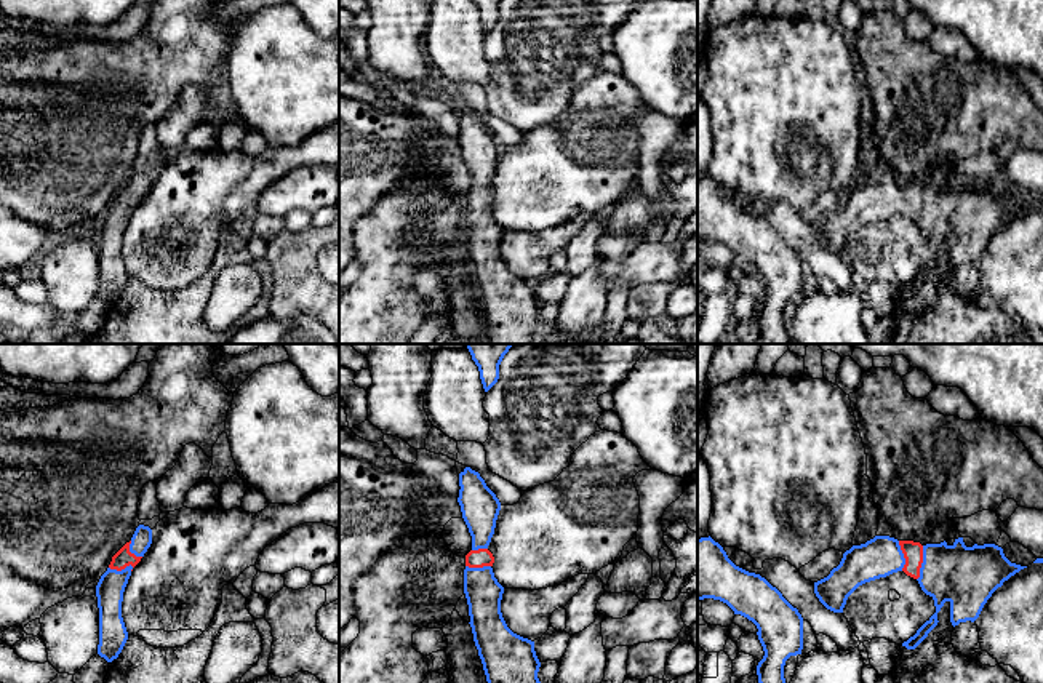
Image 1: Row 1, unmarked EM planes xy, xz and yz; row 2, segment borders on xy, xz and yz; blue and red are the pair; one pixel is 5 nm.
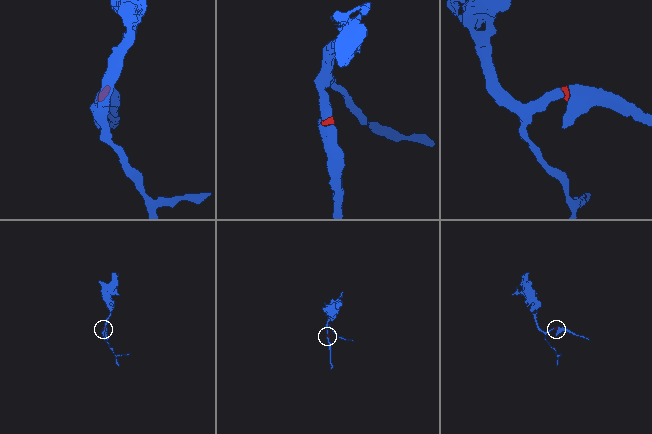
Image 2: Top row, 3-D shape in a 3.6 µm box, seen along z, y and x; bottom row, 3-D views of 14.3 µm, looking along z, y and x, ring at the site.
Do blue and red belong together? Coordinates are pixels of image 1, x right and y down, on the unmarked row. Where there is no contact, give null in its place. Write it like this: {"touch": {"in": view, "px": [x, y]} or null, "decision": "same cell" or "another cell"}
{"touch": {"in": "yz", "px": [922, 205]}, "decision": "same cell"}

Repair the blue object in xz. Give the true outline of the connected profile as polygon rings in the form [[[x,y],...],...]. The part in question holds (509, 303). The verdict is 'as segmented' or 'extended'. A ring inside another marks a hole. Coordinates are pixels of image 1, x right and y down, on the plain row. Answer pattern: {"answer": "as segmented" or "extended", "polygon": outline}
{"answer": "extended", "polygon": [[[470,109],[459,115],[459,128],[458,144],[472,178],[472,192],[466,197],[464,235],[469,246],[469,266],[488,323],[488,344],[534,344],[542,333],[537,320],[541,304],[534,293],[534,283],[514,275],[502,259],[501,242],[504,229],[494,219],[491,210],[494,198],[488,192],[501,144],[480,115]]]}

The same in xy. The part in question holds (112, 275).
{"answer": "extended", "polygon": [[[139,166],[131,179],[114,198],[96,227],[99,250],[98,296],[112,304],[122,294],[128,274],[122,259],[123,234],[133,210],[152,186],[152,171]]]}

